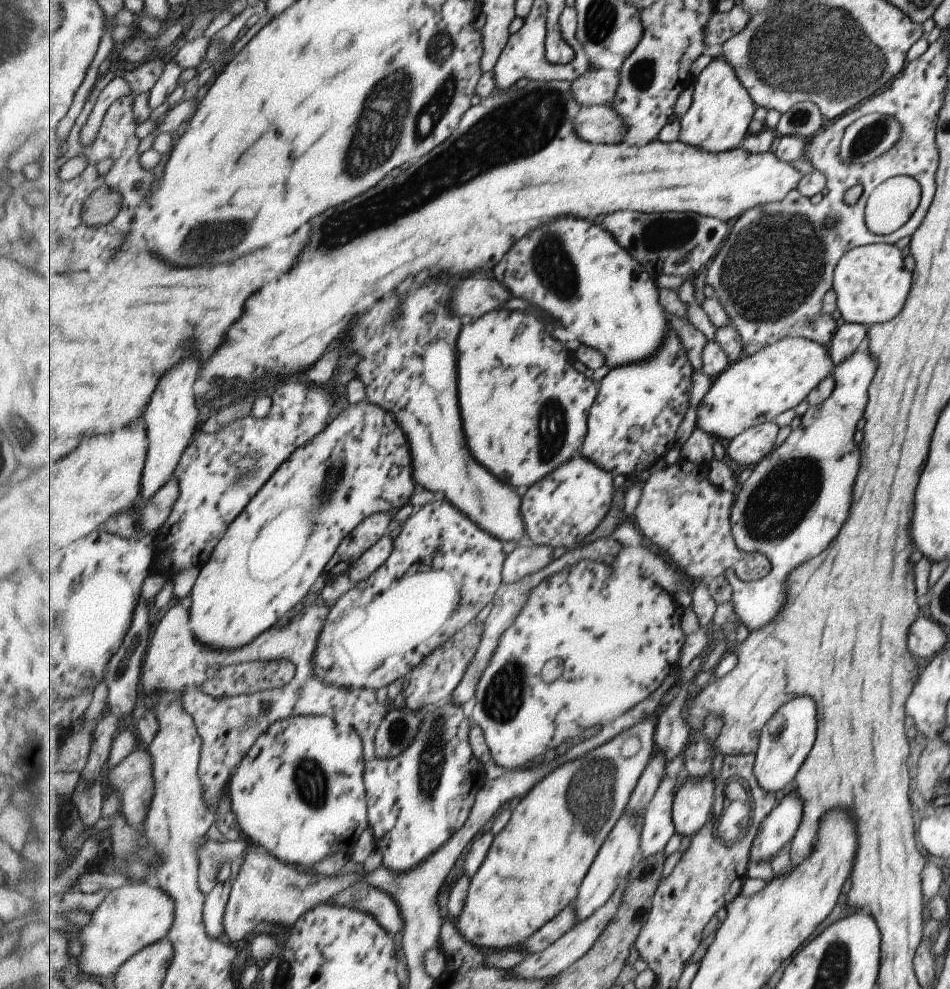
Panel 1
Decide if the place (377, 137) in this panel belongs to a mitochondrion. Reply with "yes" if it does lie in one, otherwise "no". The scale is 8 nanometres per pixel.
yes

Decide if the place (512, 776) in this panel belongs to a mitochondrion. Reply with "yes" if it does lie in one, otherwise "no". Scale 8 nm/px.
no

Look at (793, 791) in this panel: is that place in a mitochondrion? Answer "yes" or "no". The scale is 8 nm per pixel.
no

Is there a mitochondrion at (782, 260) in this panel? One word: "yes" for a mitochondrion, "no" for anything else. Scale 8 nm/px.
yes

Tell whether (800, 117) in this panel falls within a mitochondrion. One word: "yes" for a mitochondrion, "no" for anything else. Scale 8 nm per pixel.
yes

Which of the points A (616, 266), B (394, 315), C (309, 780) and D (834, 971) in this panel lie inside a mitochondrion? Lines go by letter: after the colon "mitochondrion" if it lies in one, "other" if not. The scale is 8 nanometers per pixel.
A: other
B: mitochondrion
C: mitochondrion
D: mitochondrion

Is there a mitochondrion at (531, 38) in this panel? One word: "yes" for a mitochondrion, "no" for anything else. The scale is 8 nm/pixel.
no

